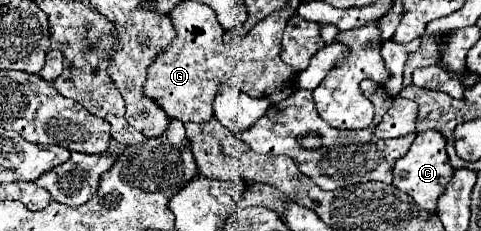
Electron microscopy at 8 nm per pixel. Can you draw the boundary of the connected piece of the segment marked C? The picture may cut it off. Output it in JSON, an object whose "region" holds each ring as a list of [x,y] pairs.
{"region":[[[419,132],[415,142],[411,144],[409,152],[397,160],[393,168],[393,186],[401,192],[407,192],[415,204],[427,212],[433,212],[437,208],[439,196],[443,196],[445,186],[451,182],[453,168],[449,164],[449,156],[445,152],[445,138],[439,132]]]}

